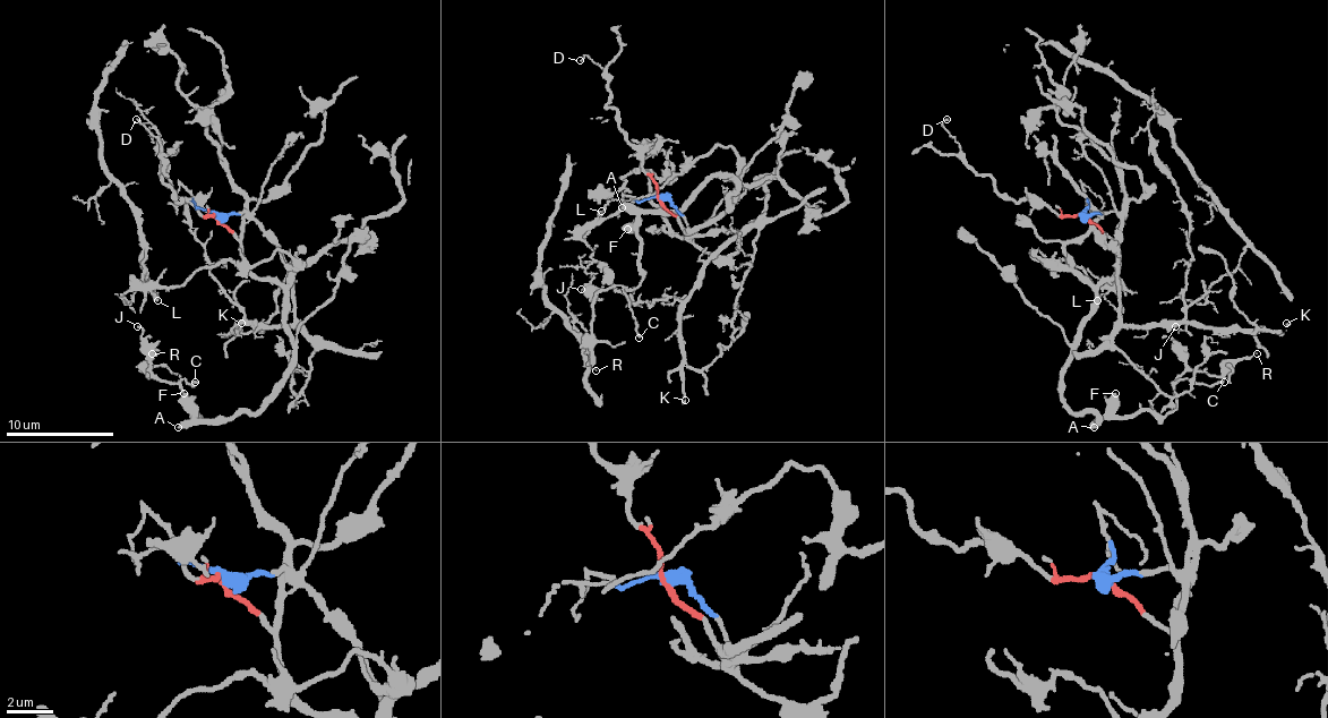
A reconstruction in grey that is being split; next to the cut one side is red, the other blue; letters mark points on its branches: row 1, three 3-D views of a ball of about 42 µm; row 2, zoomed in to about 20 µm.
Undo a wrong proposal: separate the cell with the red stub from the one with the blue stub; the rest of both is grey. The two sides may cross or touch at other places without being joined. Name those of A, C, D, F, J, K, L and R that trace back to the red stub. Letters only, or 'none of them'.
A, C, D, F, J, L, R

